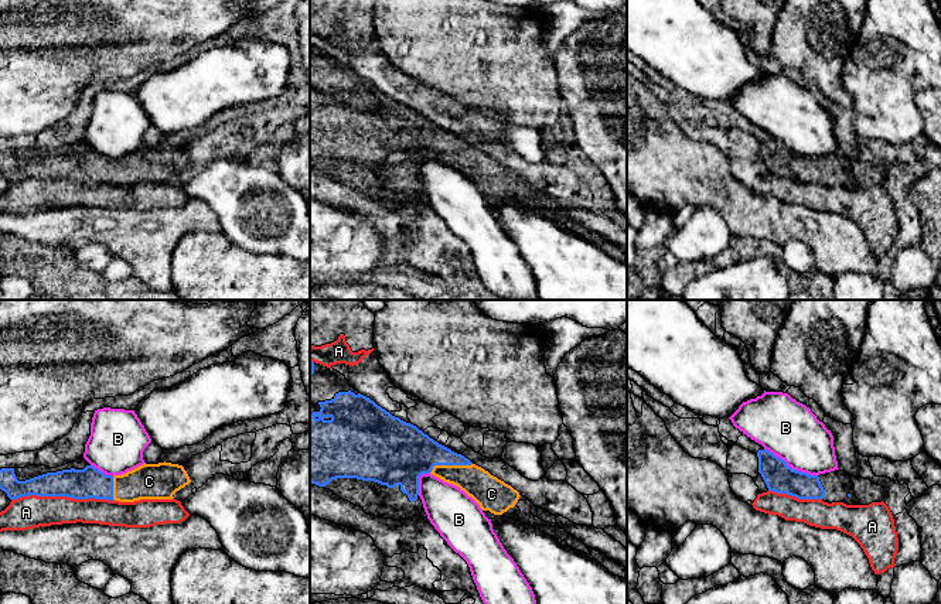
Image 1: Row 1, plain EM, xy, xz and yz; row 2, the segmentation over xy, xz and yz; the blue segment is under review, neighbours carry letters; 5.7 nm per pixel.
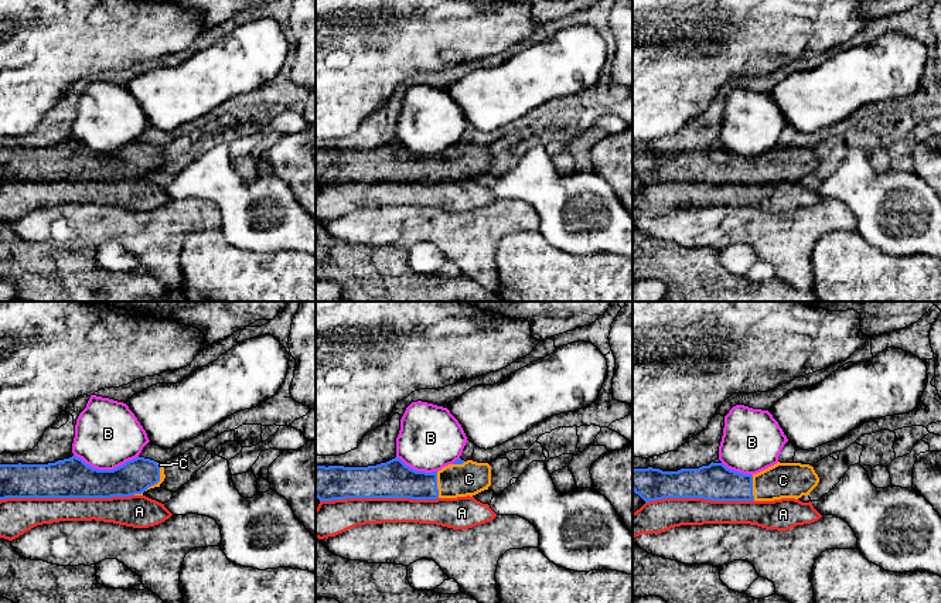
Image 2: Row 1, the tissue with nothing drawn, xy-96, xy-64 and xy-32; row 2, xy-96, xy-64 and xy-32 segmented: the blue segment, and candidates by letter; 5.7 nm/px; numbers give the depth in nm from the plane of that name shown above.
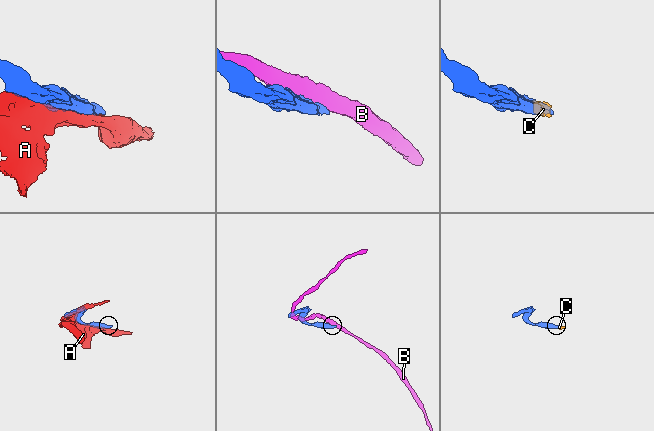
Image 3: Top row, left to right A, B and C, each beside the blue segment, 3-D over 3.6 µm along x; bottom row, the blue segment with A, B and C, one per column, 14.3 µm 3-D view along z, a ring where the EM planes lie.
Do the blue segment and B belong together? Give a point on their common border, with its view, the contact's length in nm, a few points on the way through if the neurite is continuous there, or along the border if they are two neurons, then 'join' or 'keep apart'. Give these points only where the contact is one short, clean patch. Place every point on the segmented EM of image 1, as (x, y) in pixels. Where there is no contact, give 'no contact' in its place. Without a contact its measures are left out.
meets blue in yz at (790, 467); contact 340 nm long; keep apart

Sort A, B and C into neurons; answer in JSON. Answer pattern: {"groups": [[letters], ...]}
{"groups": [["A"], ["B"], ["C"]]}

